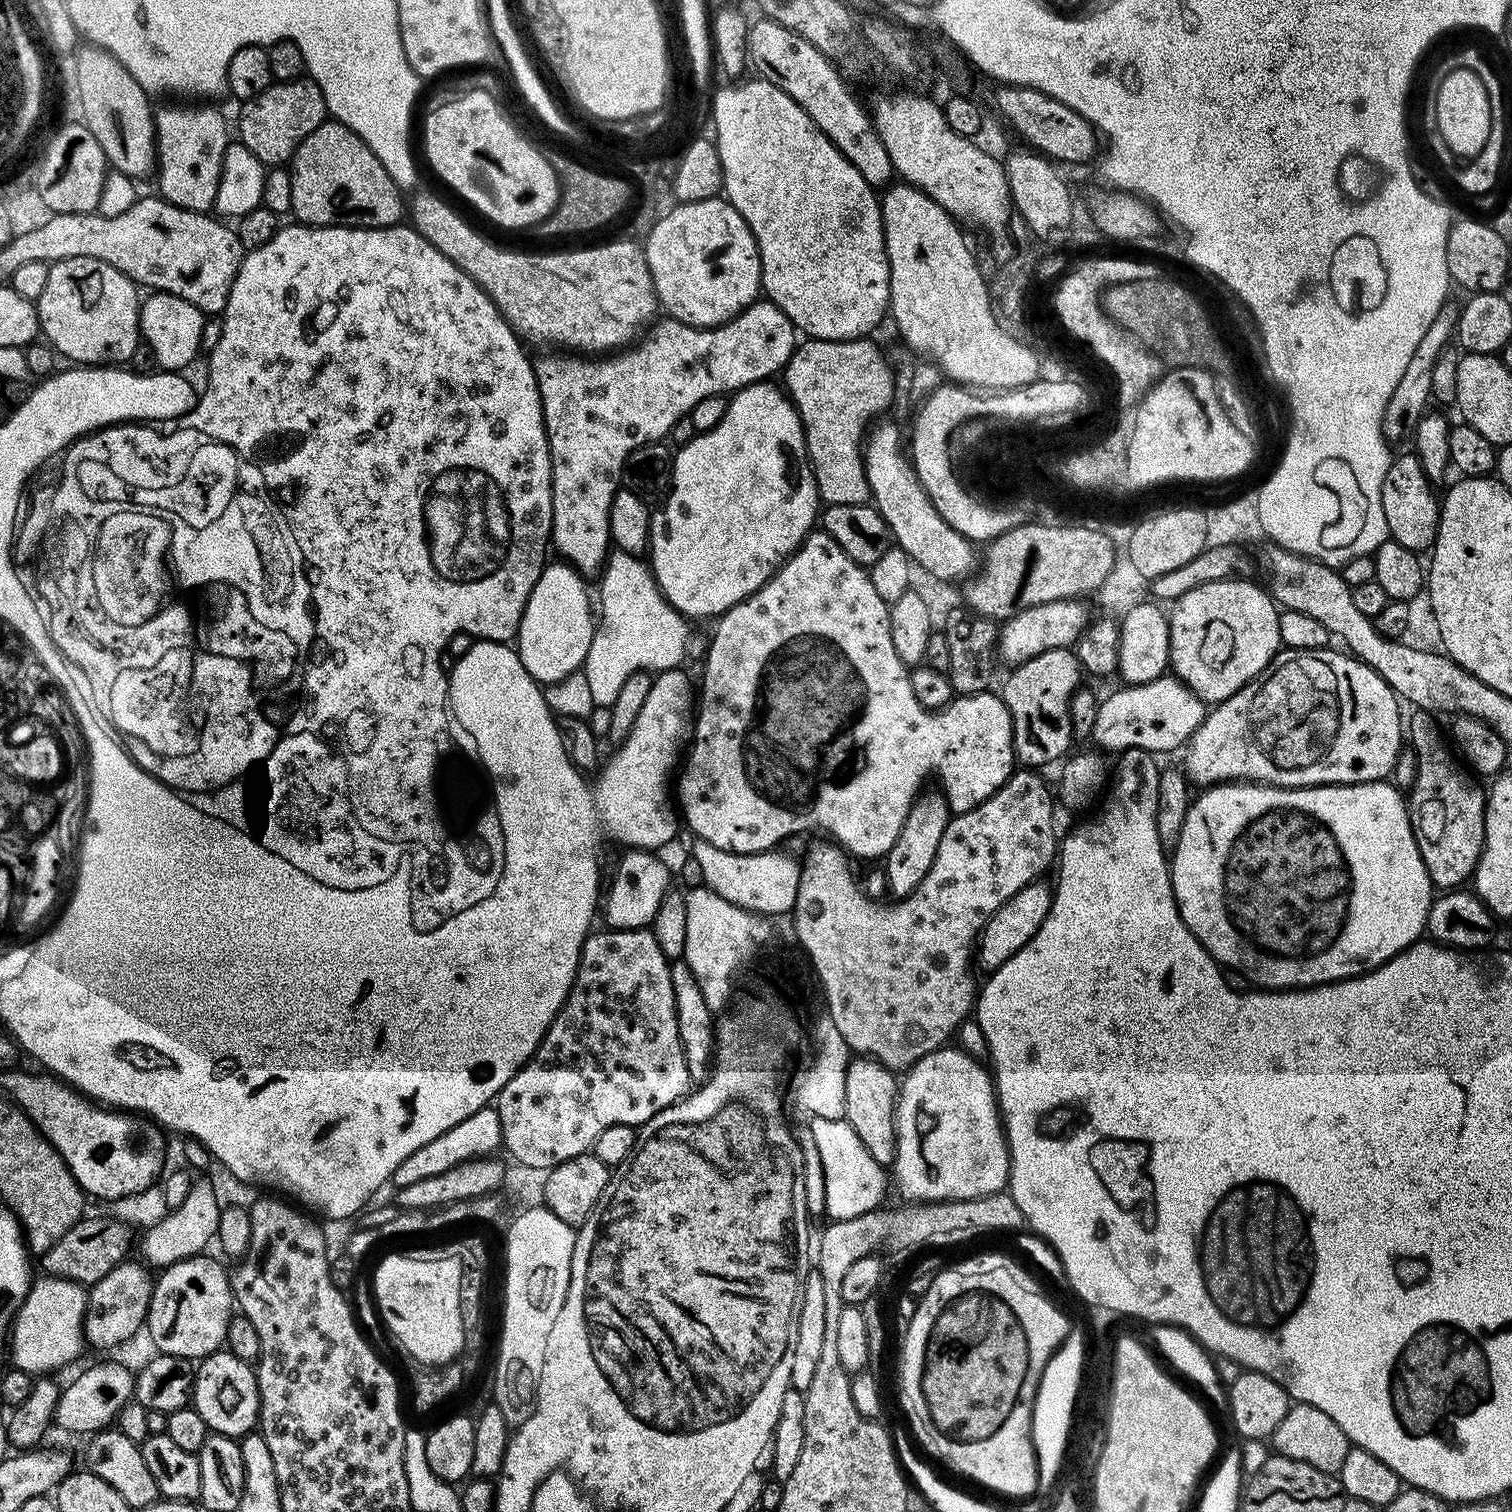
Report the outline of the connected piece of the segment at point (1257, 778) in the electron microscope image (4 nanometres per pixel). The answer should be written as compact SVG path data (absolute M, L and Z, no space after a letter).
M1284 648L1277 652L1276 657L1244 688L1239 688L1229 700L1221 700L1211 709L1205 720L1197 723L1191 740L1186 745L1188 753L1184 756L1183 771L1193 785L1211 786L1225 782L1259 782L1271 784L1273 788L1320 788L1324 784L1371 784L1391 777L1392 767L1402 747L1402 716L1400 720L1401 701L1391 686L1376 671L1357 660L1347 651L1336 651L1327 648Z

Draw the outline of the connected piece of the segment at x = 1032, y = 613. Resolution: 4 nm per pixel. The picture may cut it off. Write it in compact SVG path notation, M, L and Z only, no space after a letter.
M1055 600L1042 606L1028 608L1025 612L1019 612L1010 620L1003 621L998 632L998 656L1008 666L1025 664L1030 658L1042 654L1046 650L1066 648L1075 645L1080 639L1085 628L1090 623L1087 603L1075 600Z

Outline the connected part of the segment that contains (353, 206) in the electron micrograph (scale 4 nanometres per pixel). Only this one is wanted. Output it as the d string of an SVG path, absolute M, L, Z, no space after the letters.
M325 122L318 126L318 130L314 130L306 137L298 146L295 156L290 161L290 173L292 180L292 206L291 211L294 213L295 219L301 224L309 226L347 226L349 228L391 228L401 223L400 215L405 215L406 200L403 200L402 189L400 185L395 184L390 178L390 174L380 163L380 159L368 149L368 143L361 138L354 130L350 130L345 124L339 122Z

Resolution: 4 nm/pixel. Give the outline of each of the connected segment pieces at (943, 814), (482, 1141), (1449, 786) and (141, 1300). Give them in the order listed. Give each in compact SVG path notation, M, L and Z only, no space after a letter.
M921 791L913 802L906 820L896 829L894 846L883 857L882 871L888 880L888 890L893 897L903 898L911 894L930 874L930 866L934 866L934 854L938 854L938 845L942 842L942 834L946 834L946 826L950 819L948 799L943 791Z
M495 1107L479 1108L477 1112L470 1114L470 1118L458 1122L458 1126L450 1126L446 1134L438 1134L438 1138L426 1142L426 1146L418 1146L418 1150L414 1150L414 1154L410 1154L410 1158L406 1158L406 1162L402 1162L398 1170L394 1170L390 1181L391 1187L394 1186L393 1189L399 1190L406 1186L414 1186L414 1182L422 1182L422 1178L434 1178L434 1174L446 1174L446 1170L465 1164L467 1160L491 1157L495 1153L492 1151L496 1147L499 1149L503 1143L502 1122Z
M1419 710L1411 714L1413 716L1406 720L1406 736L1412 739L1409 740L1410 747L1420 761L1418 778L1410 790L1408 820L1412 823L1416 845L1433 885L1440 890L1459 889L1465 883L1463 880L1473 879L1476 863L1484 849L1486 792L1475 784L1477 781L1459 763L1456 765L1451 760L1454 752L1446 743L1445 733L1443 736L1436 725L1437 717Z
M125 1262L114 1266L114 1270L106 1274L106 1278L87 1289L88 1309L84 1312L84 1338L91 1347L93 1344L96 1348L116 1348L119 1344L126 1343L139 1328L141 1331L145 1327L148 1307L152 1301L154 1276L143 1263L140 1264Z

